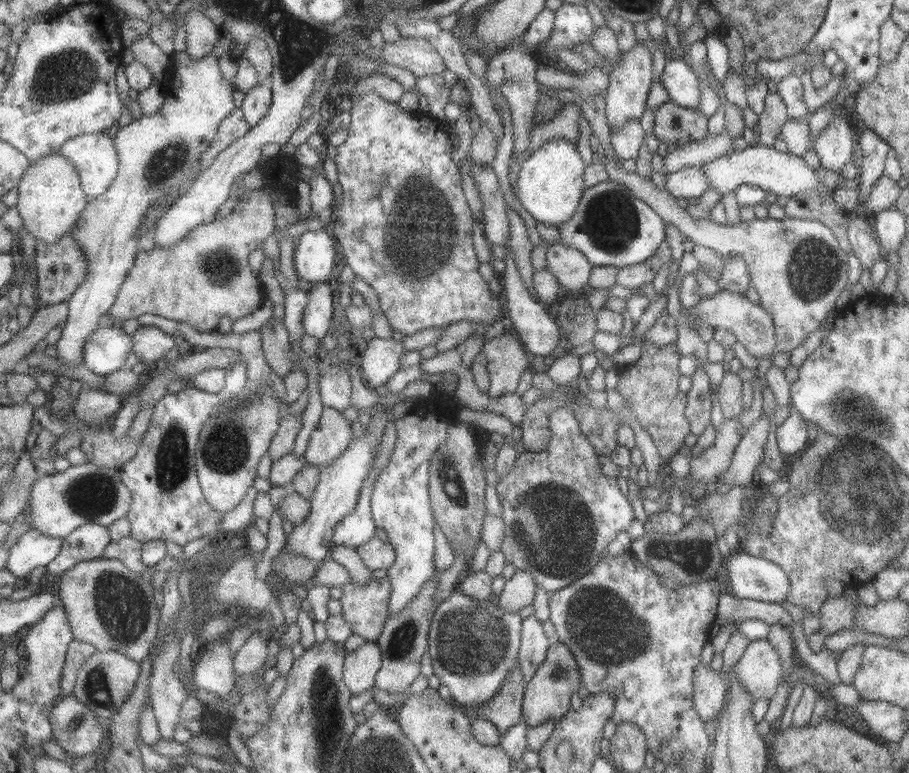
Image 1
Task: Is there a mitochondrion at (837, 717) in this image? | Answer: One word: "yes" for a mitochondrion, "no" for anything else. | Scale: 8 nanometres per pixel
no

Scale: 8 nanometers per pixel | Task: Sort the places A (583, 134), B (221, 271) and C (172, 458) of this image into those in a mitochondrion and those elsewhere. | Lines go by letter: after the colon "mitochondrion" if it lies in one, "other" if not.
A: other
B: mitochondrion
C: mitochondrion

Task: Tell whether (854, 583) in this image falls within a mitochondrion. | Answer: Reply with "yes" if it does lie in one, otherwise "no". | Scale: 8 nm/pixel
no

